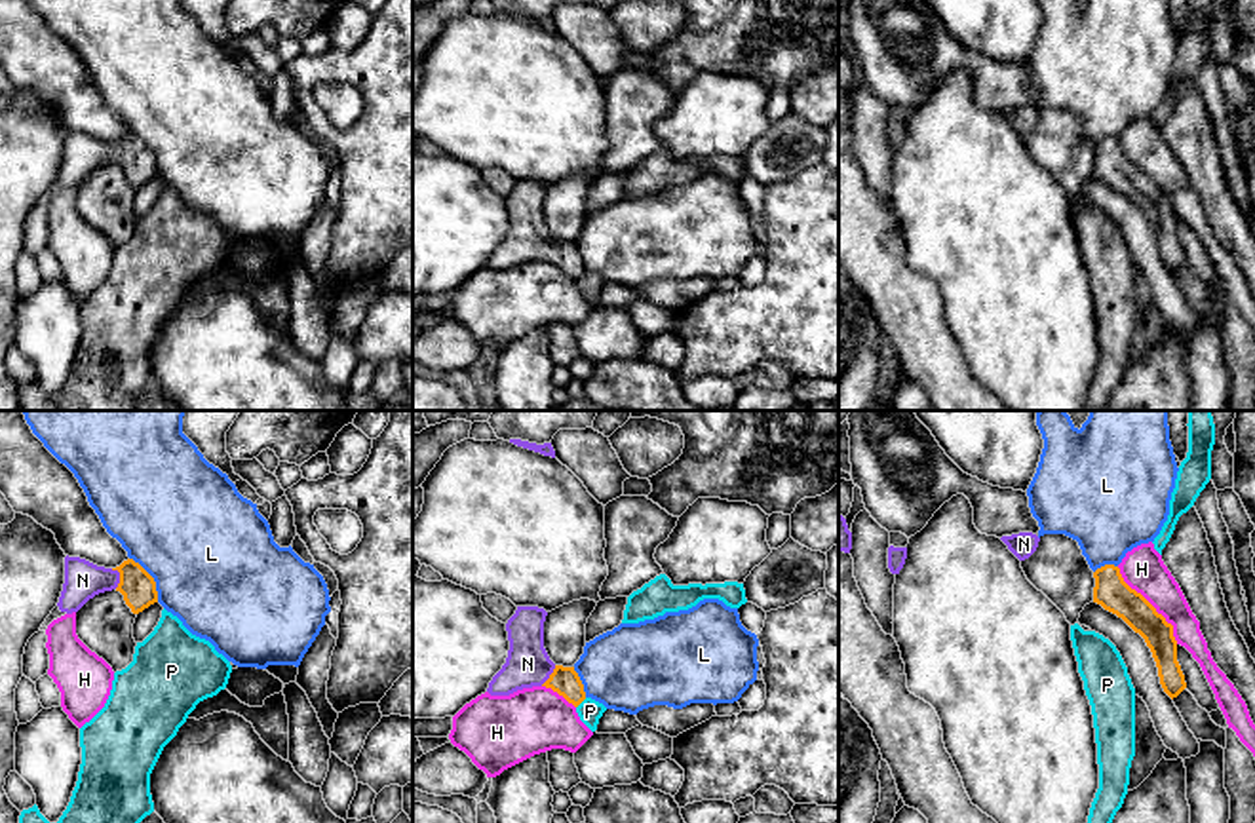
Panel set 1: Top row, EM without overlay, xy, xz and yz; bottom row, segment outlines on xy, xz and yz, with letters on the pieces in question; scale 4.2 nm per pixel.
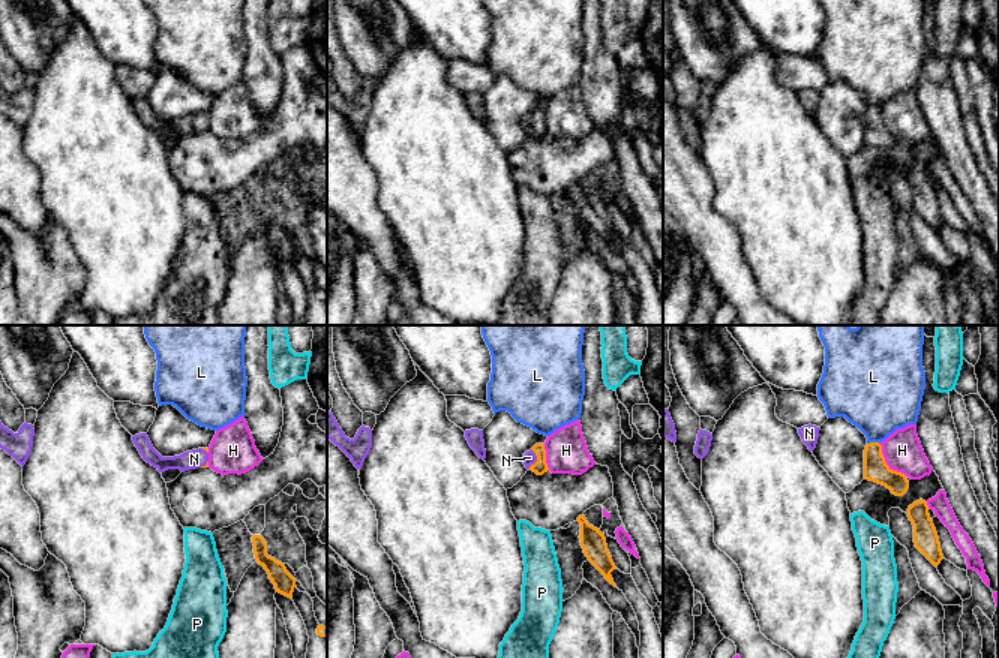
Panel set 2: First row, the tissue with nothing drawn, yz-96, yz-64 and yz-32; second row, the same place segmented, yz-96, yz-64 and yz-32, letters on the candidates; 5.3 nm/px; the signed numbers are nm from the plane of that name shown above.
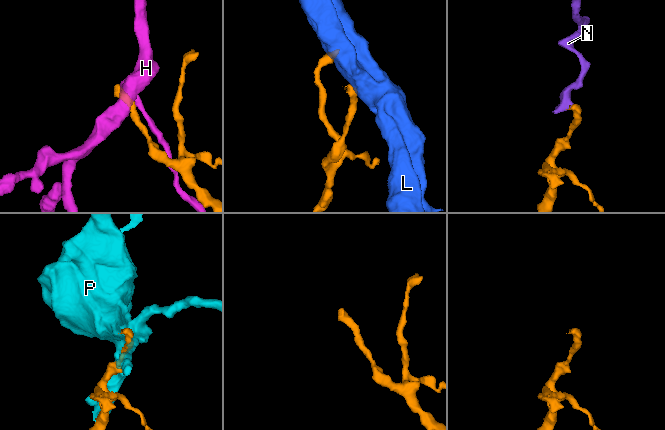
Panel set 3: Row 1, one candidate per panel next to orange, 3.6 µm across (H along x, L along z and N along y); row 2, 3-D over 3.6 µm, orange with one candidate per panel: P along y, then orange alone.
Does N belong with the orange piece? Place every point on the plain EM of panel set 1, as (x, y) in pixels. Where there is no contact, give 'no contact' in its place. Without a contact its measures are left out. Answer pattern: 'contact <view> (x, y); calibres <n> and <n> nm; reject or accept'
contact xy (120, 151); calibres 150 and 160 nm; accept

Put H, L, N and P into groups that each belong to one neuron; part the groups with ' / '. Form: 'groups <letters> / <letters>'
groups H / L / N / P

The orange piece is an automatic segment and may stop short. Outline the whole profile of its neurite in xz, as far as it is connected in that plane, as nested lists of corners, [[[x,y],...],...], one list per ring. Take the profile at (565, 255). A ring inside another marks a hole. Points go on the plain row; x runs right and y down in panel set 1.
[[[517,181],[508,194],[510,224],[506,238],[489,257],[491,270],[510,270],[523,262],[546,260],[578,281],[586,274],[584,258],[574,241],[555,239],[544,222],[548,186],[538,181]]]

